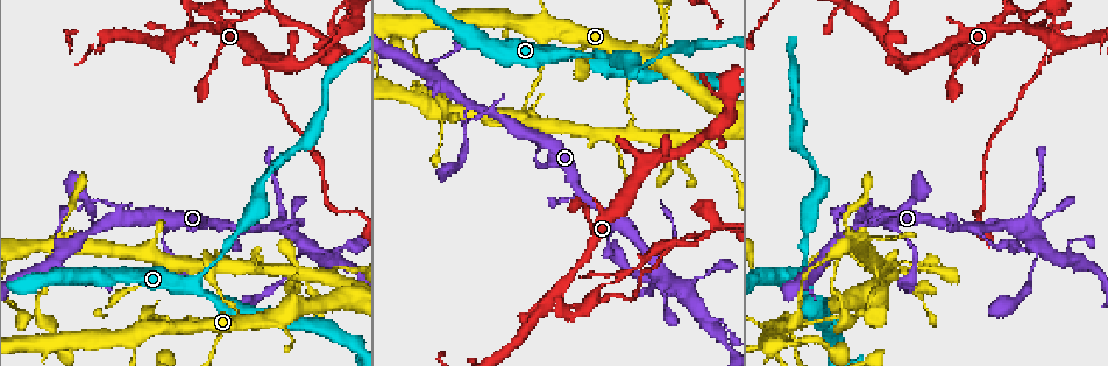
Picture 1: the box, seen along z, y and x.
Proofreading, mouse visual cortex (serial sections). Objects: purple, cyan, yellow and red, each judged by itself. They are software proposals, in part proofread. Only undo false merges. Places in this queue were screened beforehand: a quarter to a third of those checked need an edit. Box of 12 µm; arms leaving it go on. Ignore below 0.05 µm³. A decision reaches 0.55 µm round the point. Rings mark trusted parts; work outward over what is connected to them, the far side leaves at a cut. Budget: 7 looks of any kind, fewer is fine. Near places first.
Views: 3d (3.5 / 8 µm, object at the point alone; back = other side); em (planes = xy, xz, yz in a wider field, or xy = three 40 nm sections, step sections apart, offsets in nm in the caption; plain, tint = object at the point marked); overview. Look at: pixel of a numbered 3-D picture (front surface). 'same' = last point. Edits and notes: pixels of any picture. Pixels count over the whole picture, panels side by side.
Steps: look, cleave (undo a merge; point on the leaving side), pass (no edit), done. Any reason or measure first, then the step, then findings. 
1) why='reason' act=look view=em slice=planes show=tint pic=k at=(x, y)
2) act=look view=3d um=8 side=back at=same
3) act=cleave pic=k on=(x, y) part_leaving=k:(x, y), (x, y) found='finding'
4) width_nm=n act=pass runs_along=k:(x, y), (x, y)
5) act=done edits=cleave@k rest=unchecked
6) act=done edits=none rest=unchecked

why='two arms in line, one across' act=look view=3d um=3.5 pic=1 at=(563, 54)

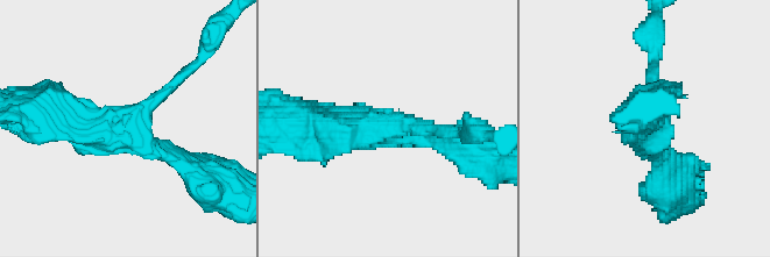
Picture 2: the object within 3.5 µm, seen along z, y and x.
arms=3 arm_widths_nm=200,200,450 why='need the tissue' act=look view=em slice=xy step=3 show=tint pic=2 at=(124, 130)

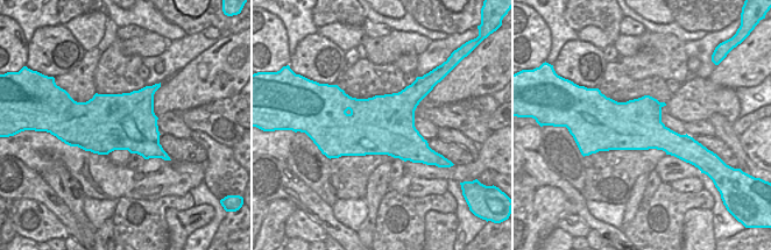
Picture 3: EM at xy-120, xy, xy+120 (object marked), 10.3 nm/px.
width_nm=600 act=pass runs_along=2:(51, 115), (188, 165) found='one cell here'

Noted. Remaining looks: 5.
why='calibre changes' act=look view=3d um=3.5 pic=1 at=(148, 313)

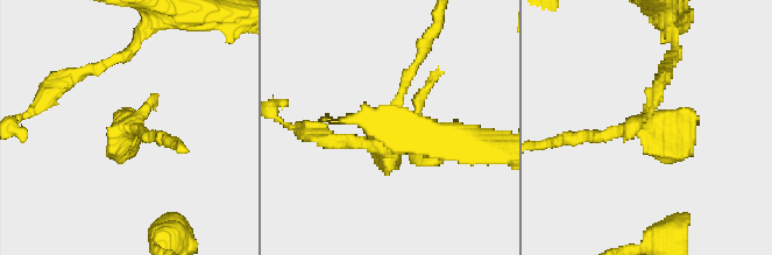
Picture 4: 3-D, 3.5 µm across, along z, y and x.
act=look view=em slice=xy step=1 show=tint pic=4 at=(645, 130)

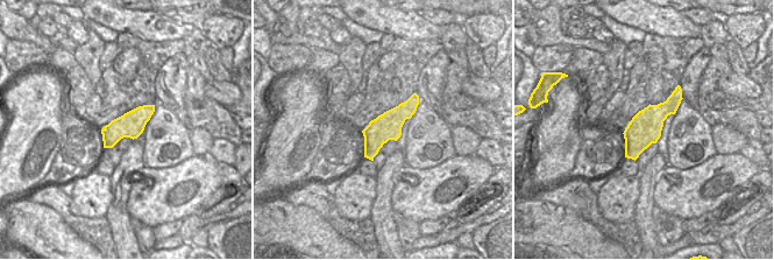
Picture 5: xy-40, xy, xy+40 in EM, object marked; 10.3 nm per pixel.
act=pass runs_along=5:(414, 97), (374, 140), (367, 154) found='all the same cell'

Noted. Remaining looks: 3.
why='three arms meet' act=look view=3d um=8 pic=1 at=(331, 278)

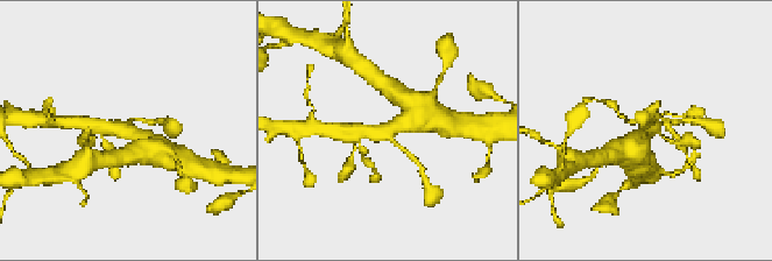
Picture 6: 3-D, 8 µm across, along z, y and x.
why='zoom in' act=look view=3d um=3.5 side=back pic=6 at=(387, 132)

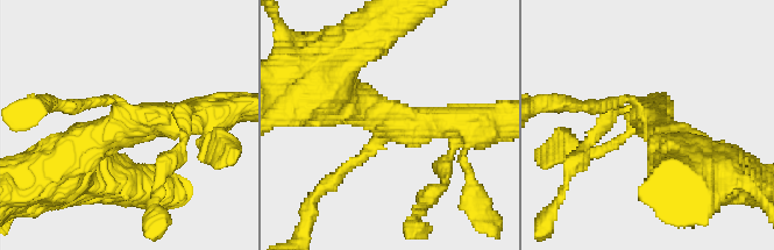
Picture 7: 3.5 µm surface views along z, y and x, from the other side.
arms=3 arm_widths_nm=150,400,600 why='shape alone is not enough' act=look view=em slice=xy step=2 show=tint pic=7 at=(130, 119)

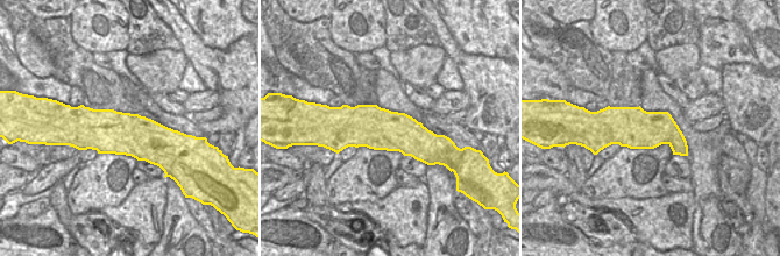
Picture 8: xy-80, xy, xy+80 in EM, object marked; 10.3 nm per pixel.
act=pass runs_along=7:(69, 157), (119, 124), (208, 114) found='one cell here'

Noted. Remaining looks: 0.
act=done edits=none rest=unchecked

